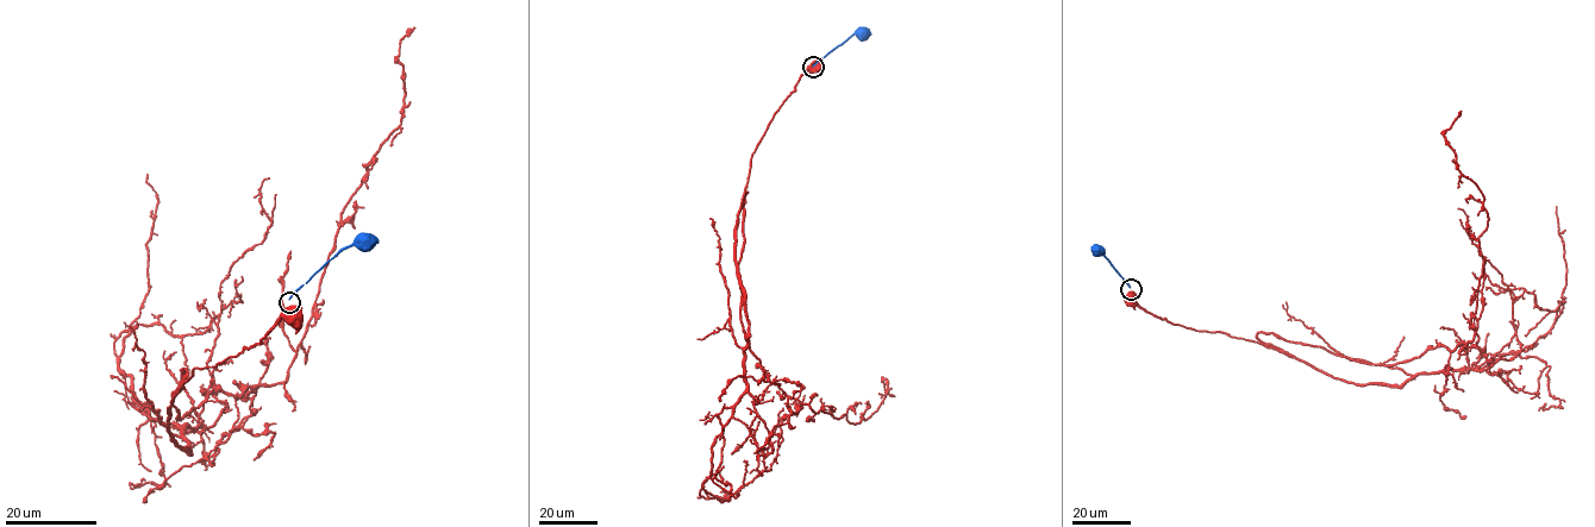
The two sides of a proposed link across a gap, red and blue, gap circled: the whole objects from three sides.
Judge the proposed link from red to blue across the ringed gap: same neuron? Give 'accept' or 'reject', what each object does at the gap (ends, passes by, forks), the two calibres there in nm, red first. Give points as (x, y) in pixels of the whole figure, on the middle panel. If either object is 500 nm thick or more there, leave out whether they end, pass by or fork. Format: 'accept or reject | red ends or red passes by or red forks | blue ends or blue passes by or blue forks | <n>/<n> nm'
reject | 900/190 nm

